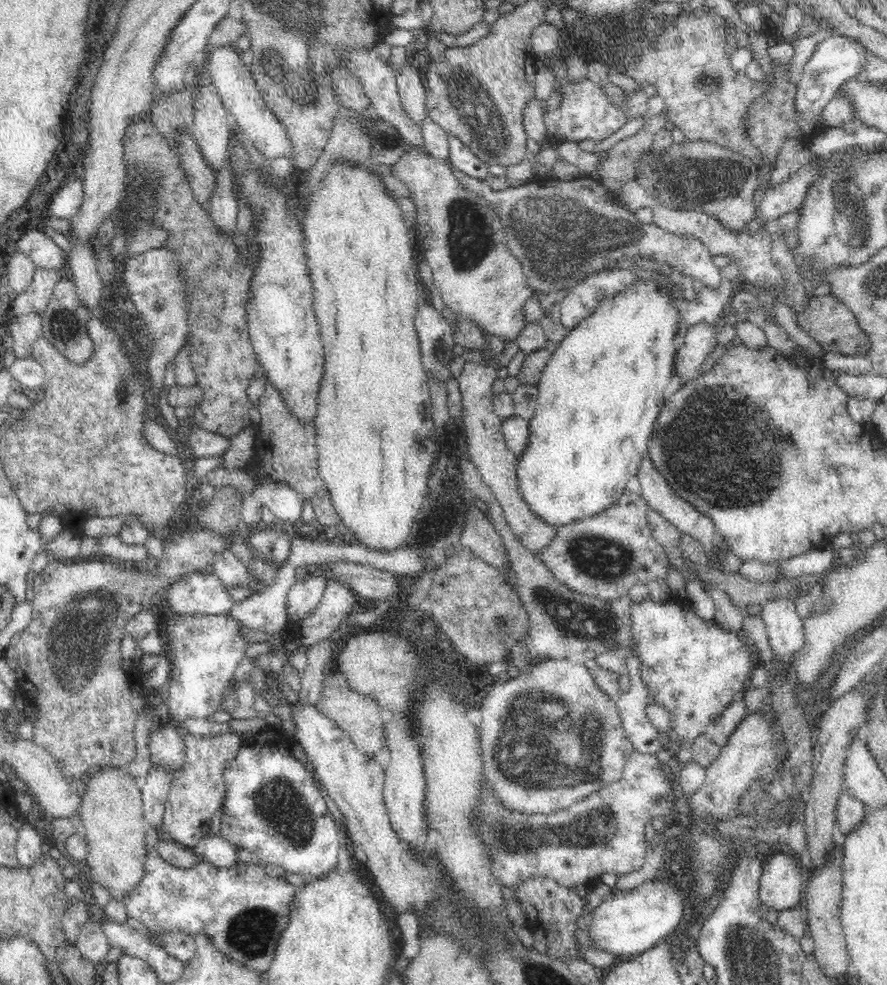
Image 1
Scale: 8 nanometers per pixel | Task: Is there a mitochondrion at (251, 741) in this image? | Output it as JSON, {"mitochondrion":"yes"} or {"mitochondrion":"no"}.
{"mitochondrion":"no"}

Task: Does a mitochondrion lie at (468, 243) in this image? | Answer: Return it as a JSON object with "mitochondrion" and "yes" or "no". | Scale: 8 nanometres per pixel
{"mitochondrion":"yes"}

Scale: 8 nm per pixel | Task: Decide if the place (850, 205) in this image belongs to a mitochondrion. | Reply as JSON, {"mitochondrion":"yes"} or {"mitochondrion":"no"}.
{"mitochondrion":"yes"}

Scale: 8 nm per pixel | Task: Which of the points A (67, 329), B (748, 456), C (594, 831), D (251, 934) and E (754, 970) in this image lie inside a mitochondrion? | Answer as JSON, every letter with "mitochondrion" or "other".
{"A":"mitochondrion","B":"mitochondrion","C":"mitochondrion","D":"mitochondrion","E":"mitochondrion"}

